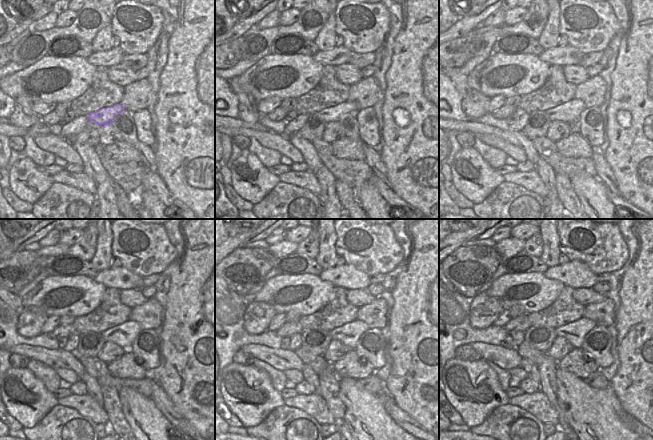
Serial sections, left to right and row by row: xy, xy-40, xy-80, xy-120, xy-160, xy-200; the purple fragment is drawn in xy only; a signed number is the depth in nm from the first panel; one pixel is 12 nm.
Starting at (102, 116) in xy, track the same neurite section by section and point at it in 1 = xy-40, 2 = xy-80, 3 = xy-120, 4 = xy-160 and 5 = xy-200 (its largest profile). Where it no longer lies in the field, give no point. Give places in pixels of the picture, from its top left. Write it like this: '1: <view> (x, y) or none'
1: xy-40 (334, 113)
2: xy-80 (570, 111)
3: xy-120 (124, 334)
4: xy-160 (348, 334)
5: xy-200 (574, 332)

